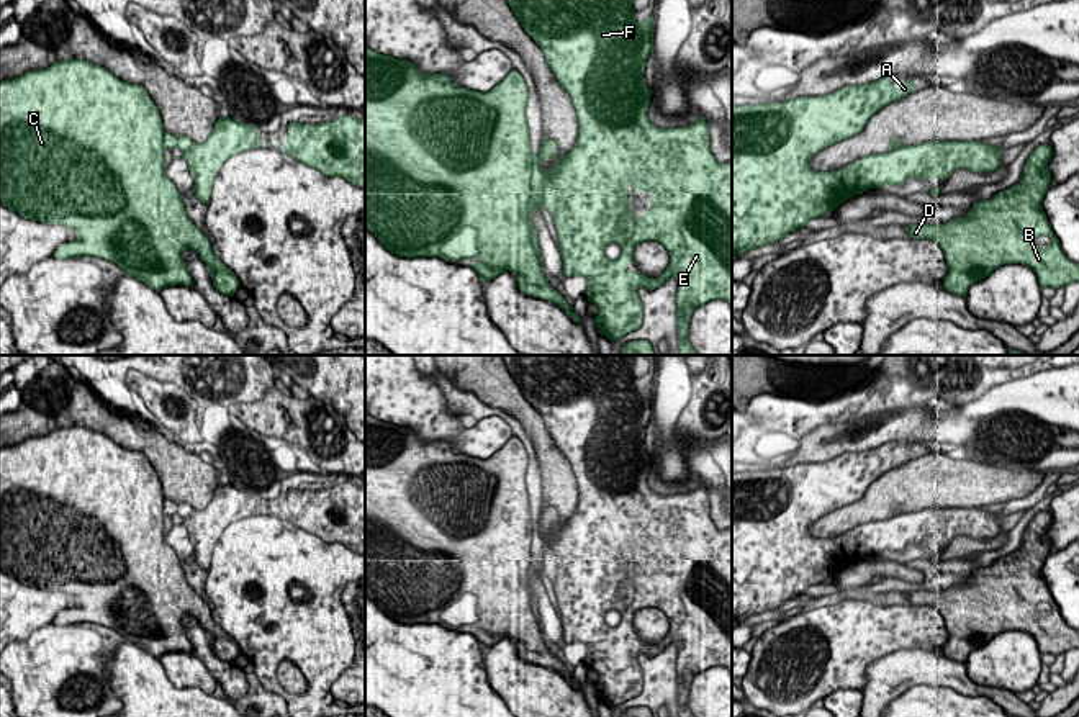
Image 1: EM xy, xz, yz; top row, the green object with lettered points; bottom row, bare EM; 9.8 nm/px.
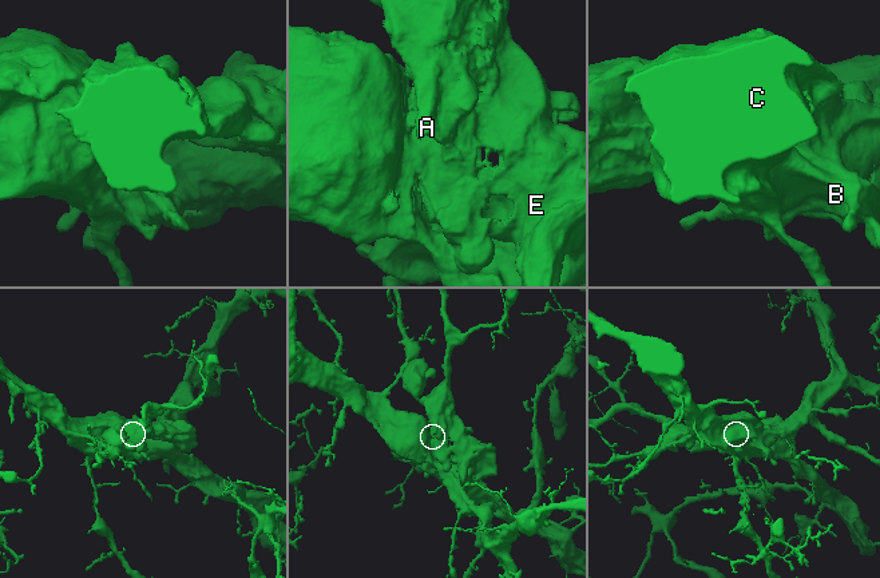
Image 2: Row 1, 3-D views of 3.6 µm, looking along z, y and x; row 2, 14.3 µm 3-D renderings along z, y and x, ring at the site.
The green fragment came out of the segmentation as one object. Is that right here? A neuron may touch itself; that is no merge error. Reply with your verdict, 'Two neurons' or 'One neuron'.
Two neurons

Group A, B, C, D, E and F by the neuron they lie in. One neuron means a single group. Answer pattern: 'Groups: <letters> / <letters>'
Groups: A E F / B C D

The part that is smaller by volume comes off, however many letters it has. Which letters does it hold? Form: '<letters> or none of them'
A, E, F

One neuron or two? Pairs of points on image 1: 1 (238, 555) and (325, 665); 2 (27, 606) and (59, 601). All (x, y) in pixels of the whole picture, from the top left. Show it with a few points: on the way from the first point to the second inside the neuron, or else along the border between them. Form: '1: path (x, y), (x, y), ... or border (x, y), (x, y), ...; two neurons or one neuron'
1: path (266, 583), (316, 637); one neuron
2: path (35, 606), (51, 601); one neuron

